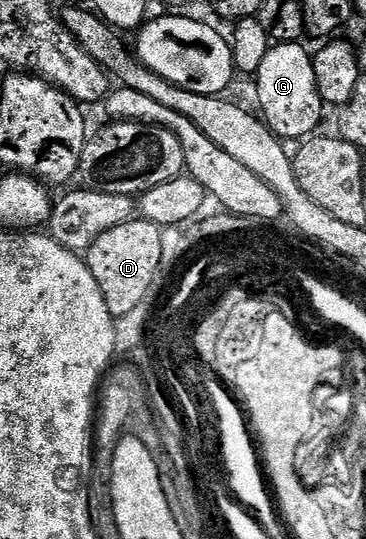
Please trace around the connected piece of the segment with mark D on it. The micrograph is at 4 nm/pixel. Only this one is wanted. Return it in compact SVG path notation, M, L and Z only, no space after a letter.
M135 217L129 223L116 225L116 229L108 229L108 233L101 235L85 252L86 264L100 289L114 291L114 295L104 295L111 315L131 313L136 305L147 302L152 279L160 274L162 230L147 219Z

